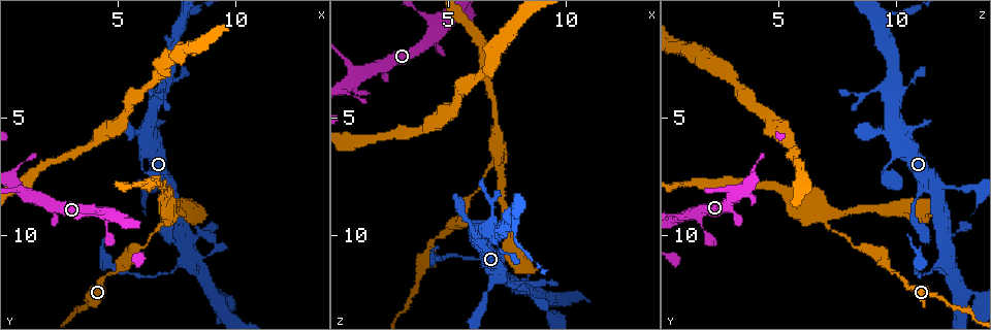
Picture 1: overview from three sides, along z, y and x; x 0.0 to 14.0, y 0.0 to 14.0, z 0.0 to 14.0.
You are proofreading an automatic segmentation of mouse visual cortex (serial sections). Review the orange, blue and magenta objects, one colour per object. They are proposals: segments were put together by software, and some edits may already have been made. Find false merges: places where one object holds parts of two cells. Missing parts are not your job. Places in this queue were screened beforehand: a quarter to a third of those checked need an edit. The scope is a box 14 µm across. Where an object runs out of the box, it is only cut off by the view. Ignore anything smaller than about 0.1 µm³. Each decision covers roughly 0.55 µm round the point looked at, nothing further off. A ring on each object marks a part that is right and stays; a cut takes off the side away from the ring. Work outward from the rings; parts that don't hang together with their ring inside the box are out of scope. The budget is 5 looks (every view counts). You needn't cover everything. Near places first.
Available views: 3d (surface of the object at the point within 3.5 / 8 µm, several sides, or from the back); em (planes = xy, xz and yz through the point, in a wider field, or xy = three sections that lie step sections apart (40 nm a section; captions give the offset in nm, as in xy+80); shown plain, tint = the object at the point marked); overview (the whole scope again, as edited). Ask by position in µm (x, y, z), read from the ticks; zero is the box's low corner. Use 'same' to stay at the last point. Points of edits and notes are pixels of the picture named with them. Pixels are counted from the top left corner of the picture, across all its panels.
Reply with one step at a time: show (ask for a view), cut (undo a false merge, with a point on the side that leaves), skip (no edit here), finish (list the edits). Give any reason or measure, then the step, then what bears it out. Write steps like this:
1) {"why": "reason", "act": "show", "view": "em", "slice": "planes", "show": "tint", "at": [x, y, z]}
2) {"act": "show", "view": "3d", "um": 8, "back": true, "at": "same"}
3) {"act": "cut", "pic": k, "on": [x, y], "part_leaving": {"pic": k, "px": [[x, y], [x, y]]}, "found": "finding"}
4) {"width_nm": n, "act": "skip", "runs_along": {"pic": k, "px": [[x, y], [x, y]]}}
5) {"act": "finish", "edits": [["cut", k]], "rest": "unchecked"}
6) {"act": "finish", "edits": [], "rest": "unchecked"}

{"why": "thick turns thin", "act": "show", "view": "3d", "um": 3.5, "at": [4.4, 9.2, 1.1]}

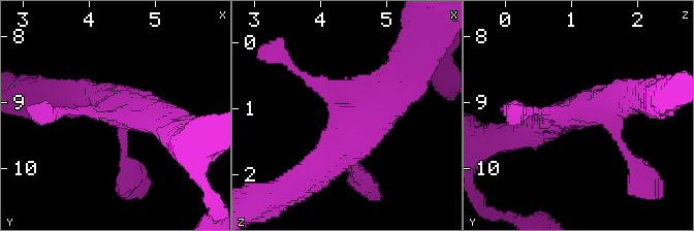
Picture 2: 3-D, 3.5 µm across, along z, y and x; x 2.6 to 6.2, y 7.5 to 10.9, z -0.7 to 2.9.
{"act": "show", "view": "em", "slice": "planes", "show": "tint", "at": [4.40, 9.10, 1.10]}

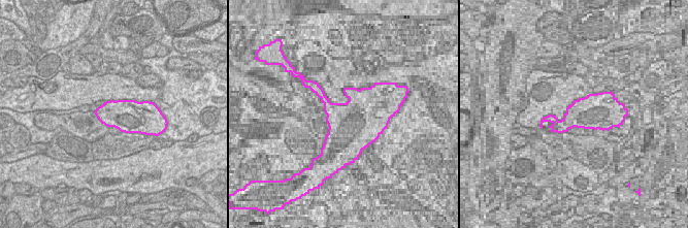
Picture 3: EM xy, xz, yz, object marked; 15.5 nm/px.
{"act": "skip", "found": "continuous, no second cell"}

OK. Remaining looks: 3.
{"why": "sudden change in width", "act": "show", "view": "3d", "um": 8, "at": [7.0, 9.3, 6.9]}

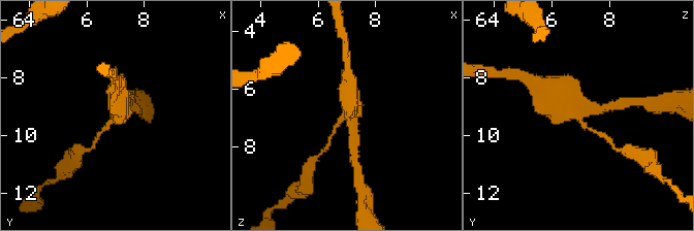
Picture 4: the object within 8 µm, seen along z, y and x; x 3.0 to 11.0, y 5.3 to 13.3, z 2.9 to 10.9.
{"act": "show", "view": "3d", "um": 3.5, "at": "same"}

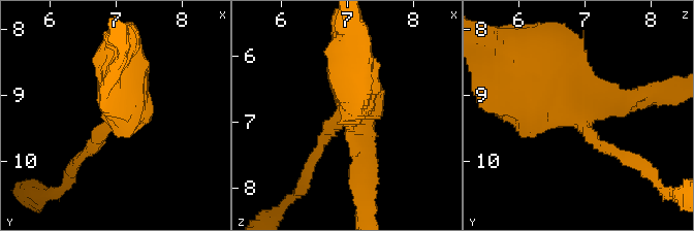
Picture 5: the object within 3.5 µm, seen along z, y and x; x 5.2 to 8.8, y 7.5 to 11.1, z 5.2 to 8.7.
{"act": "skip", "runs_along": {"pic": 5, "px": [[626, 156], [570, 118], [538, 70]]}, "found": "one cell here"}

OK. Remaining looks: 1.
{"act": "finish", "edits": [], "rest": "unchecked"}

